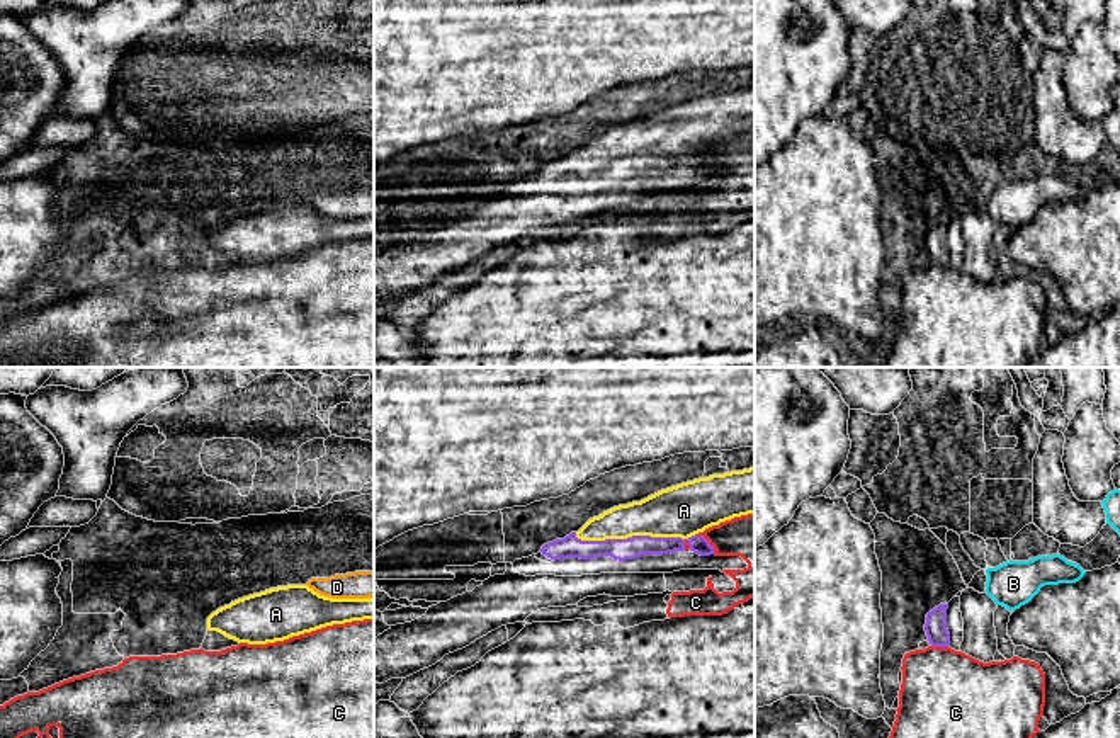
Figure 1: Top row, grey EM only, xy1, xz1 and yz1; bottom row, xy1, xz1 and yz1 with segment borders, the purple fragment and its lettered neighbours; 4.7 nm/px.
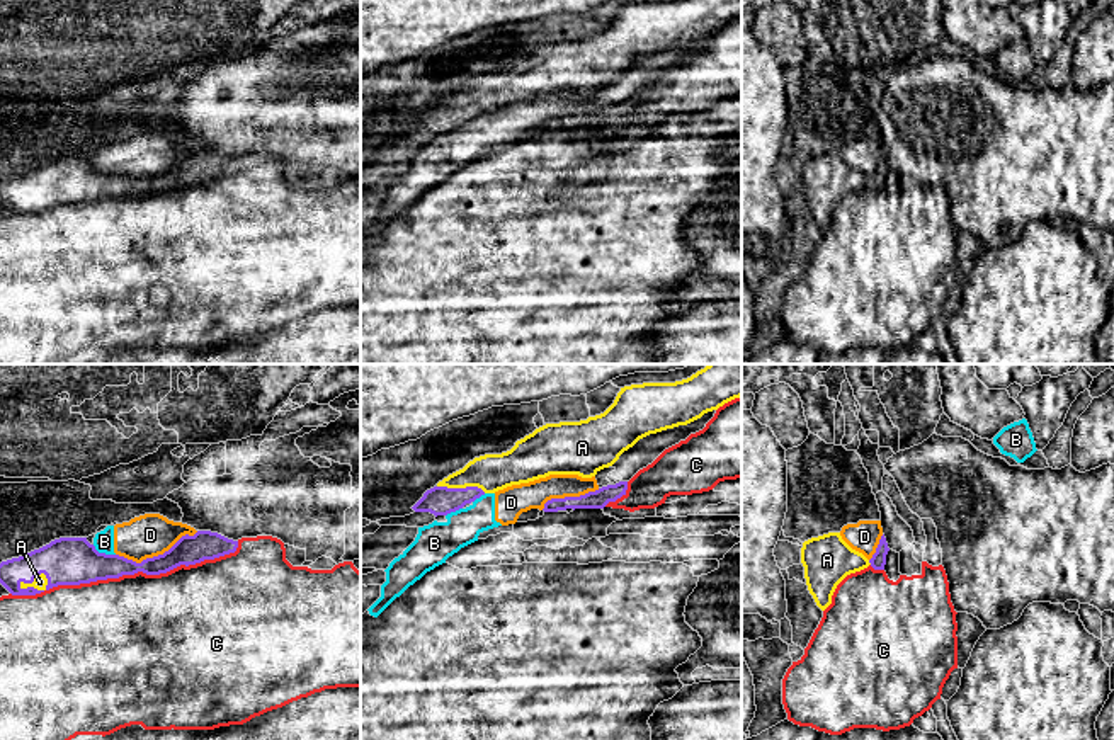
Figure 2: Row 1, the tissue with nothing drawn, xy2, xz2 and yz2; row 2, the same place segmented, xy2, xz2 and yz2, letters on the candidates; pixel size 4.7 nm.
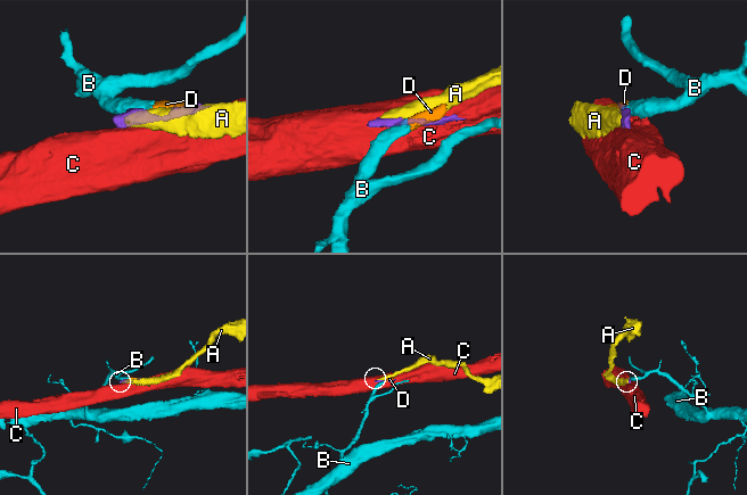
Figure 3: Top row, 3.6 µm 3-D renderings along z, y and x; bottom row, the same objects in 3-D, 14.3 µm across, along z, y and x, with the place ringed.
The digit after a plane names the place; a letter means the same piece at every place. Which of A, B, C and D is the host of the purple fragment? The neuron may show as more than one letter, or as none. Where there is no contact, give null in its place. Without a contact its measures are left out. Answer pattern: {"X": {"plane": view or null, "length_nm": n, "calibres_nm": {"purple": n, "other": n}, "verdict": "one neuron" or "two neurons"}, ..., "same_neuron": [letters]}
{"A": {"plane": "xz1", "length_nm": 500, "calibres_nm": {"purple": 110, "other": 240}, "verdict": "one neuron"}, "B": {"plane": "xy2", "length_nm": 120, "calibres_nm": {"purple": 220, "other": 100}, "verdict": "two neurons"}, "C": {"plane": "xy2", "length_nm": 1100, "calibres_nm": {"purple": 220, "other": 480}, "verdict": "two neurons"}, "D": {"plane": "xy2", "length_nm": 400, "calibres_nm": {"purple": 140, "other": 200}, "verdict": "two neurons"}, "same_neuron": ["A"]}

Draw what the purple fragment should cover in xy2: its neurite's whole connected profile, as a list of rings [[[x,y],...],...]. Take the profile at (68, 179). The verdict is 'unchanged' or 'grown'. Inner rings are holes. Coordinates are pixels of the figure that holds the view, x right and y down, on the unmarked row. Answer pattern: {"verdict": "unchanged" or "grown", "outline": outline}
{"verdict": "grown", "outline": [[[197,150],[182,155],[163,174],[141,182],[119,174],[99,172],[87,157],[60,157],[24,175],[0,182],[0,202],[12,214],[36,214],[58,204],[80,204],[143,191],[167,192],[180,184],[196,184],[235,172],[238,160],[218,151]]]}

